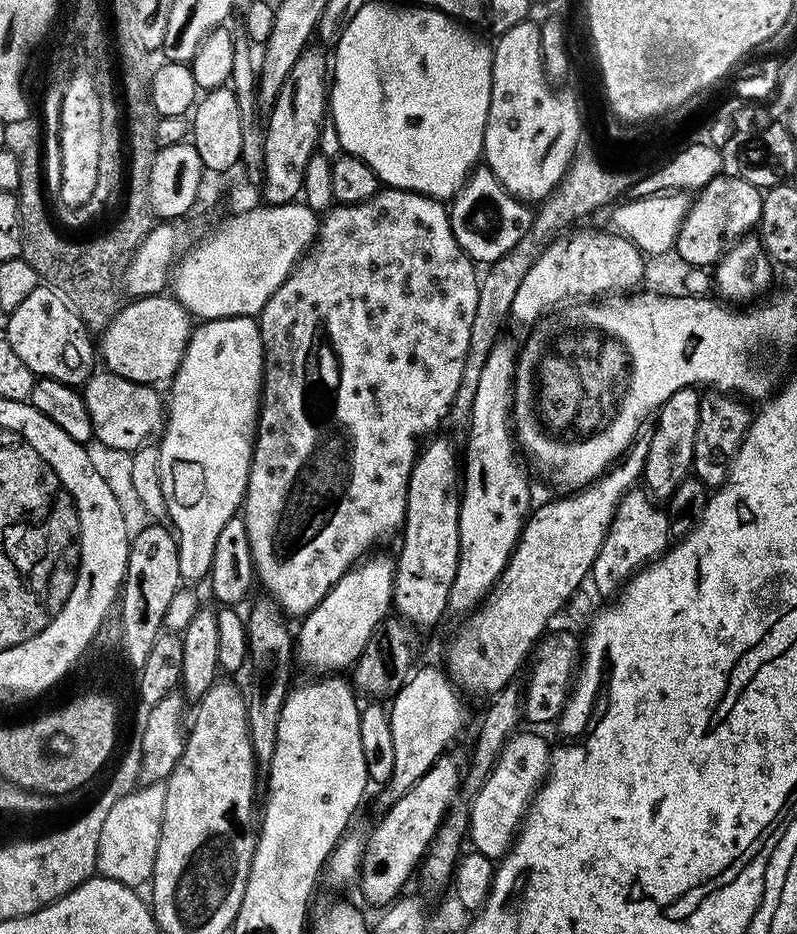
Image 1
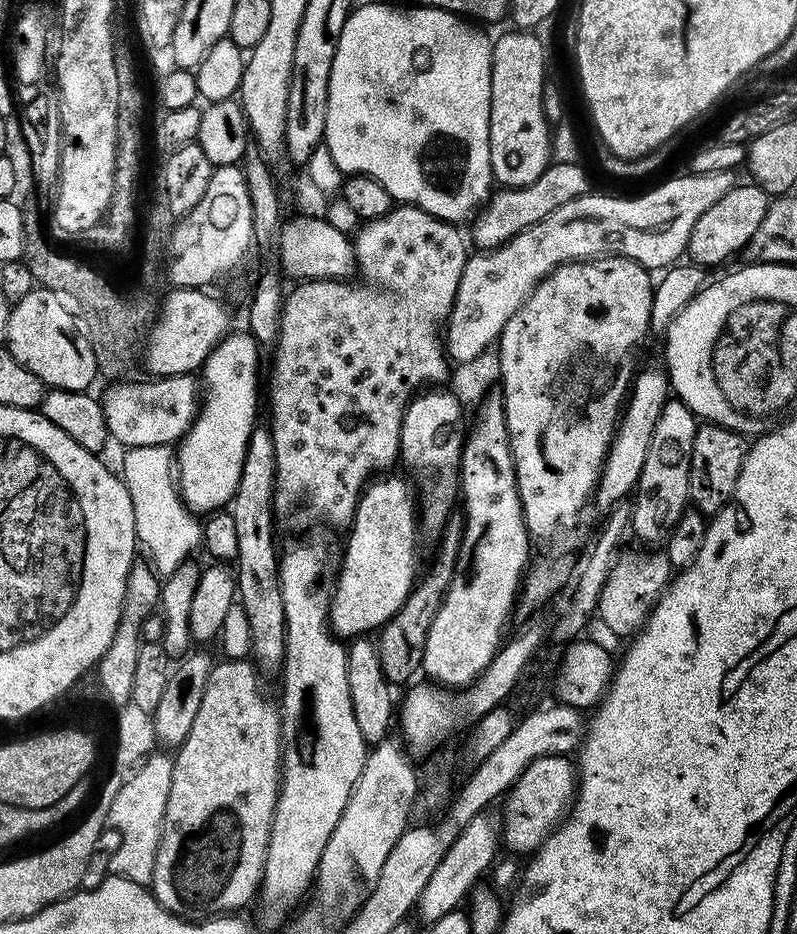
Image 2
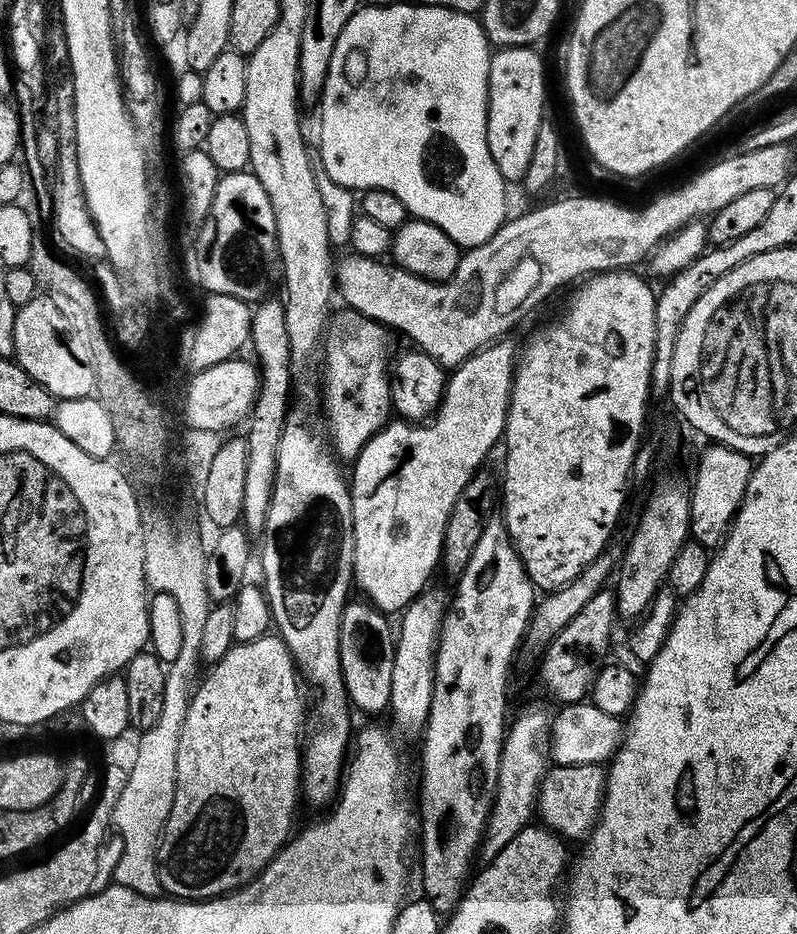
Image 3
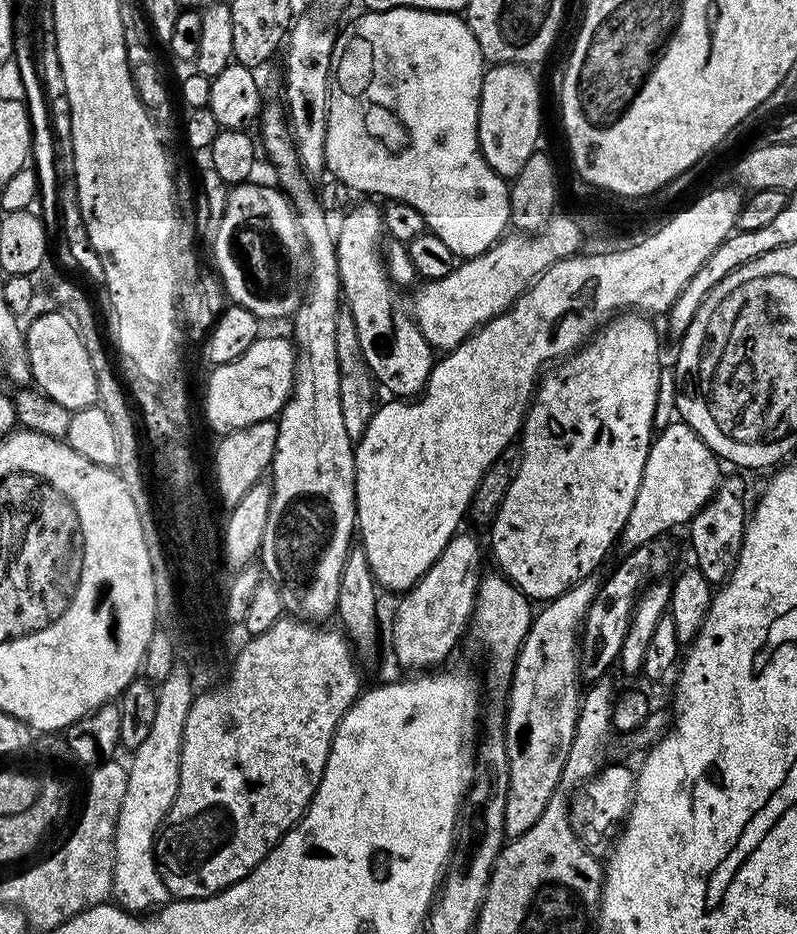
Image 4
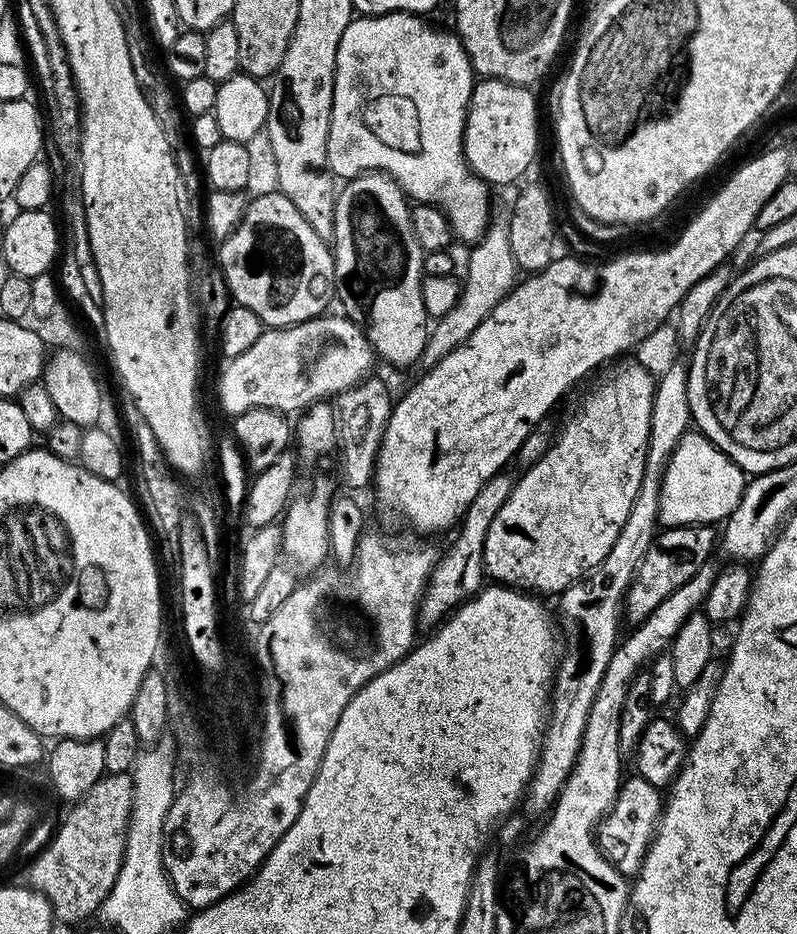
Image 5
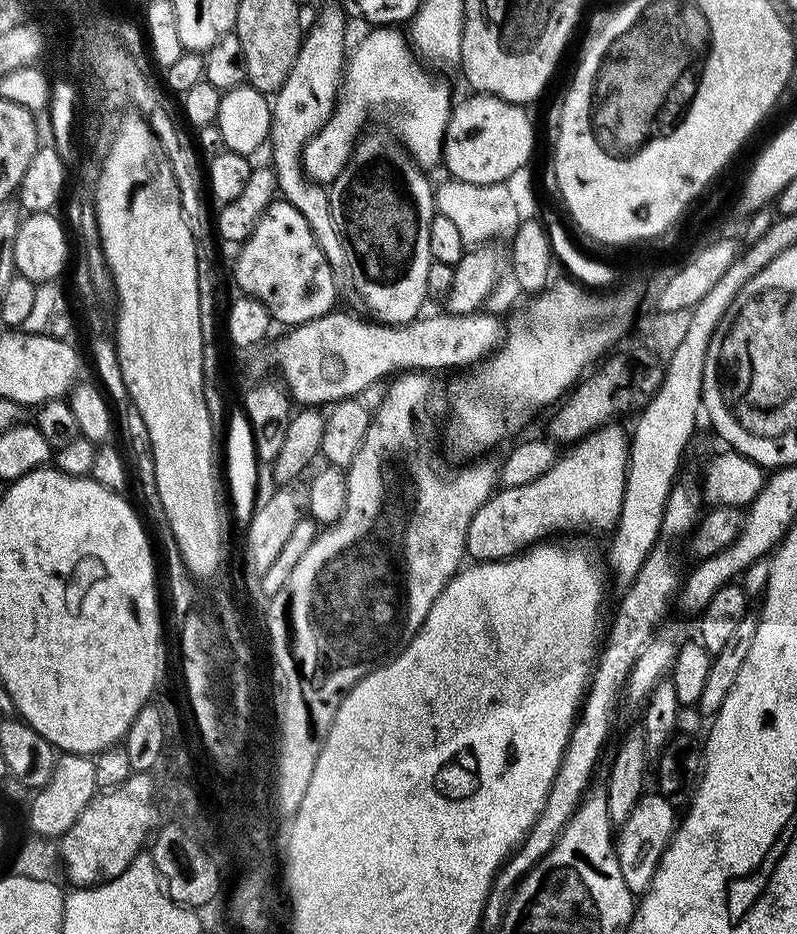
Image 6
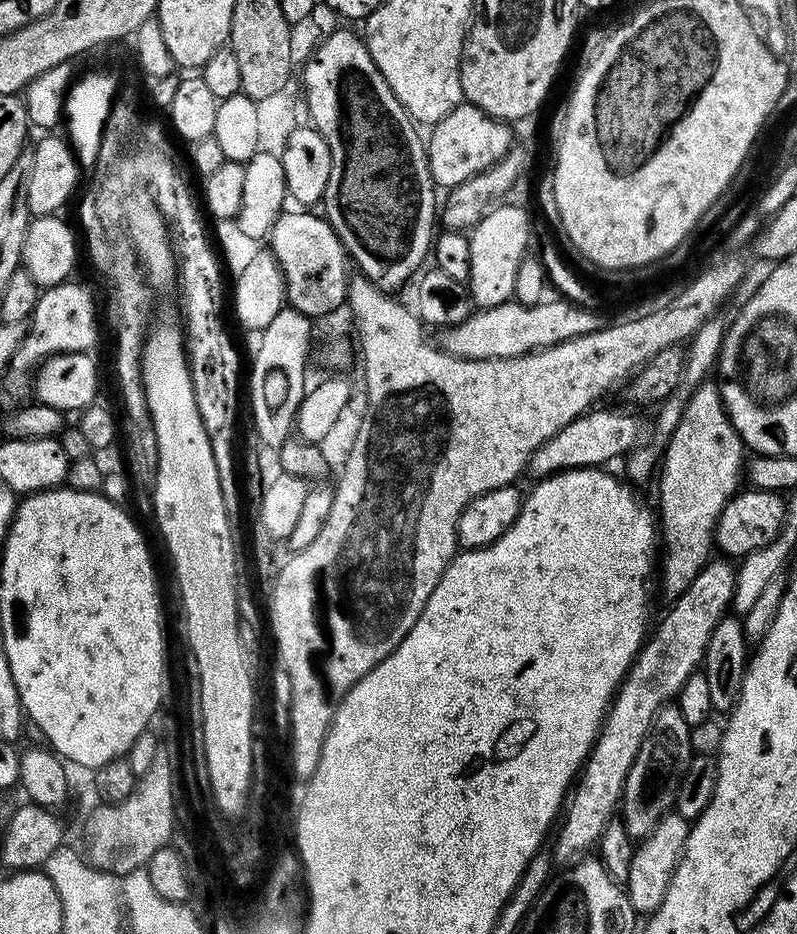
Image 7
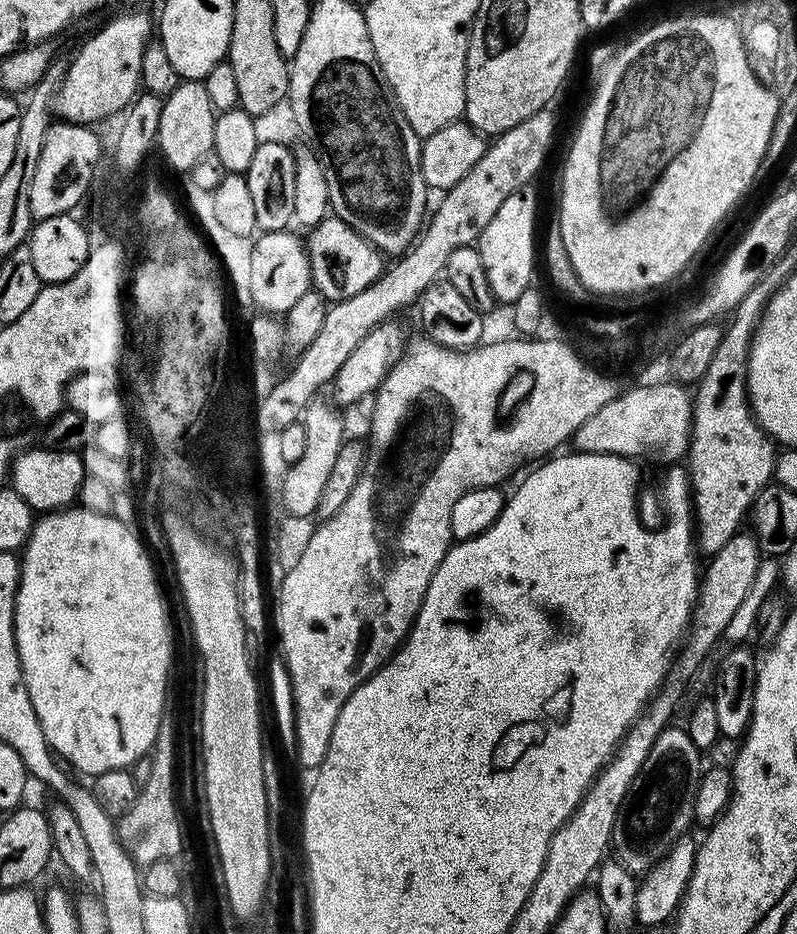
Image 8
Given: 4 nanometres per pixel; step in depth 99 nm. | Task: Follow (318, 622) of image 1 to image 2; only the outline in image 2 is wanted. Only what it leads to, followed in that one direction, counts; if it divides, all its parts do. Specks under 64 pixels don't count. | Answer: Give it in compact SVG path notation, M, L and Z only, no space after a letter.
M400 476L375 480L373 479L361 492L360 500L356 504L356 518L350 525L352 533L348 536L348 544L346 540L342 548L340 574L336 578L336 590L332 594L332 605L328 611L331 631L340 638L345 638L344 636L360 638L383 628L385 622L391 620L396 611L404 605L418 580L418 571L416 572L418 504L414 499L413 489L409 481L407 479L404 481Z

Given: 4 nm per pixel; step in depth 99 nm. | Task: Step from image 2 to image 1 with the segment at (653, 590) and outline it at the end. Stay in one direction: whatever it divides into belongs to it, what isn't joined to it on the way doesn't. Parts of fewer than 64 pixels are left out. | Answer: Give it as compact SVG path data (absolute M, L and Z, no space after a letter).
M642 488L633 489L631 492L627 492L626 495L622 498L622 502L618 502L618 506L614 510L614 518L610 522L610 526L606 530L606 538L602 538L602 546L598 550L598 558L594 558L594 566L592 567L592 571L590 573L590 584L593 584L596 587L595 595L597 597L600 596L608 596L604 598L612 598L617 595L623 589L624 585L628 583L629 580L632 579L633 576L636 575L637 572L640 571L641 568L652 563L653 560L660 559L661 556L664 555L665 552L668 551L670 547L670 541L673 539L673 534L671 532L671 528L668 525L668 513L665 511L663 507L657 501L653 500L651 496L648 495L647 491Z

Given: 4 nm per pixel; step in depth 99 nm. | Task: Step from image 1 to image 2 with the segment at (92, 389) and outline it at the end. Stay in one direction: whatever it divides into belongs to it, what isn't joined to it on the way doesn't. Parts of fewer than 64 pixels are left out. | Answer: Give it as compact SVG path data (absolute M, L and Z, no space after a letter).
M195 375L147 379L142 384L109 383L109 388L102 395L109 437L116 439L128 450L158 445L171 446L172 443L175 445L196 419L198 380Z

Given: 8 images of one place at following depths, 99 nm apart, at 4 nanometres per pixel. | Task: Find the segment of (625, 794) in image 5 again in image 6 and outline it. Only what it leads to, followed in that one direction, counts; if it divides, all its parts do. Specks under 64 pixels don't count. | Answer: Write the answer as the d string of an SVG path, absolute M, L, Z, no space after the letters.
M645 794L634 806L630 818L626 818L626 822L619 825L614 836L616 857L622 870L622 878L626 878L626 886L633 894L648 891L660 865L660 859L676 832L677 823L677 809L672 807L667 798L659 794Z

